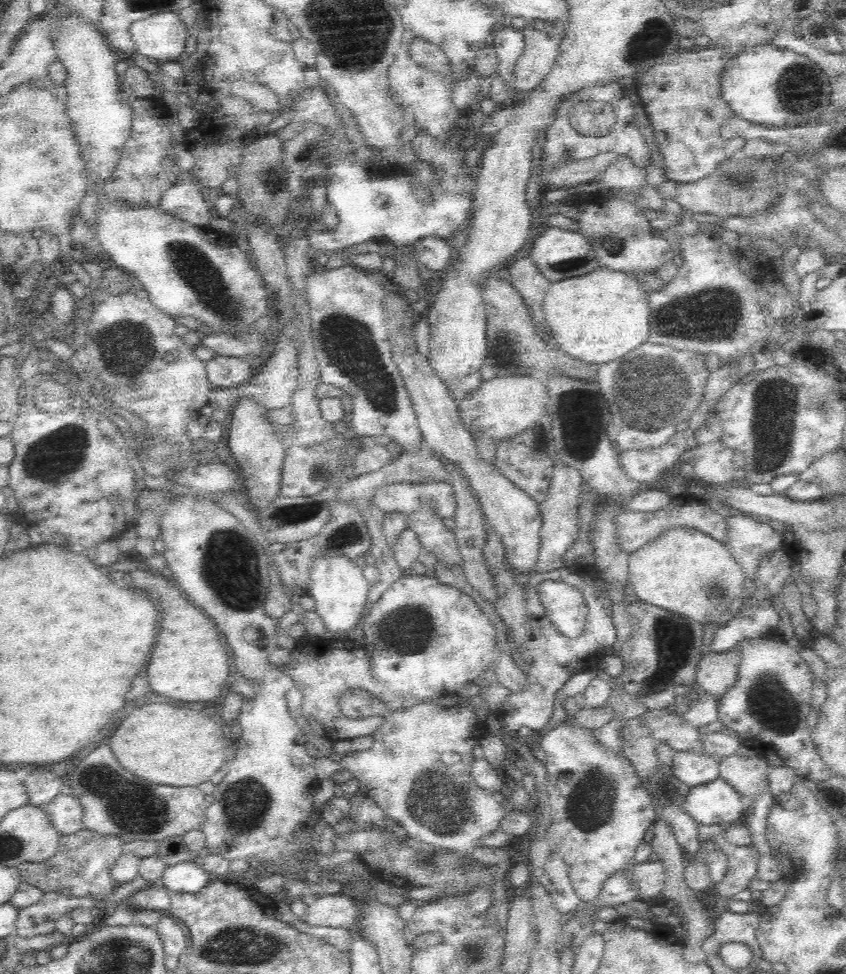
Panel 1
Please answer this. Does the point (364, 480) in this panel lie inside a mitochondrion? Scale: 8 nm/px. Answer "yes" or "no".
no

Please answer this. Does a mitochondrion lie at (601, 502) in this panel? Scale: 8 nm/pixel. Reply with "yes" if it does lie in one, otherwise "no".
no

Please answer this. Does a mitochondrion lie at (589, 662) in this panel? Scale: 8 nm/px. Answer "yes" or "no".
no

